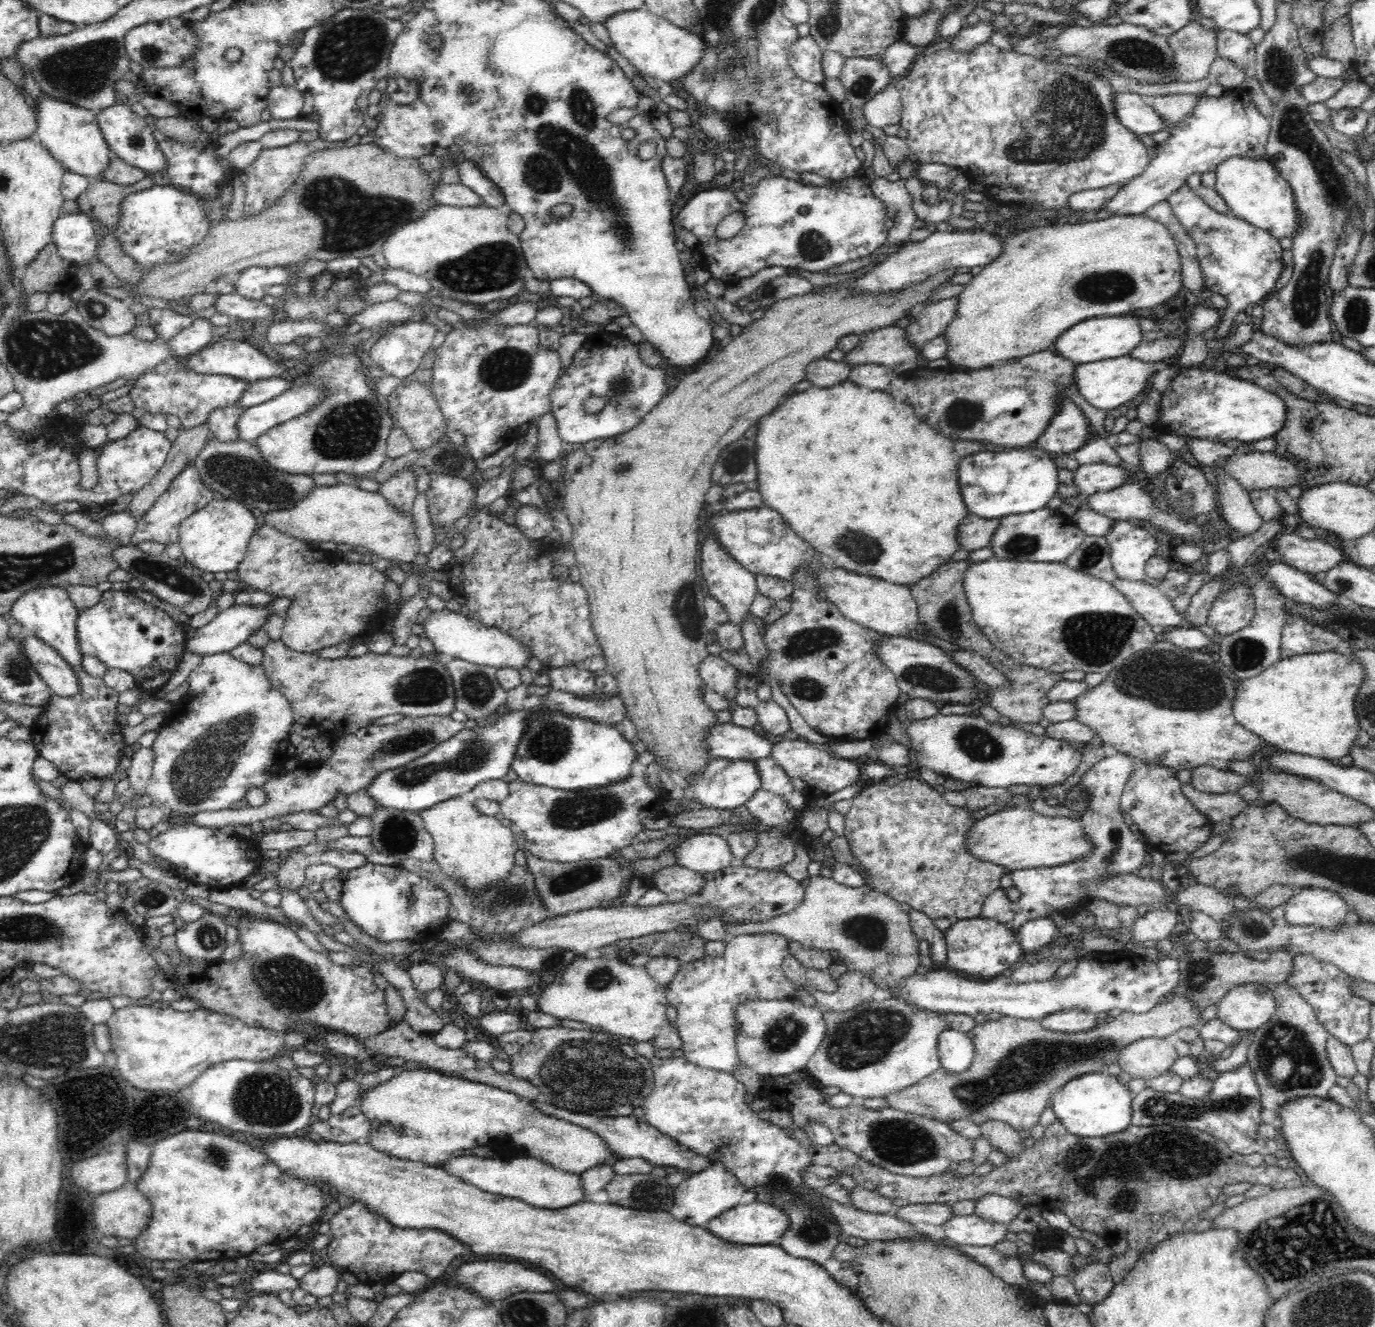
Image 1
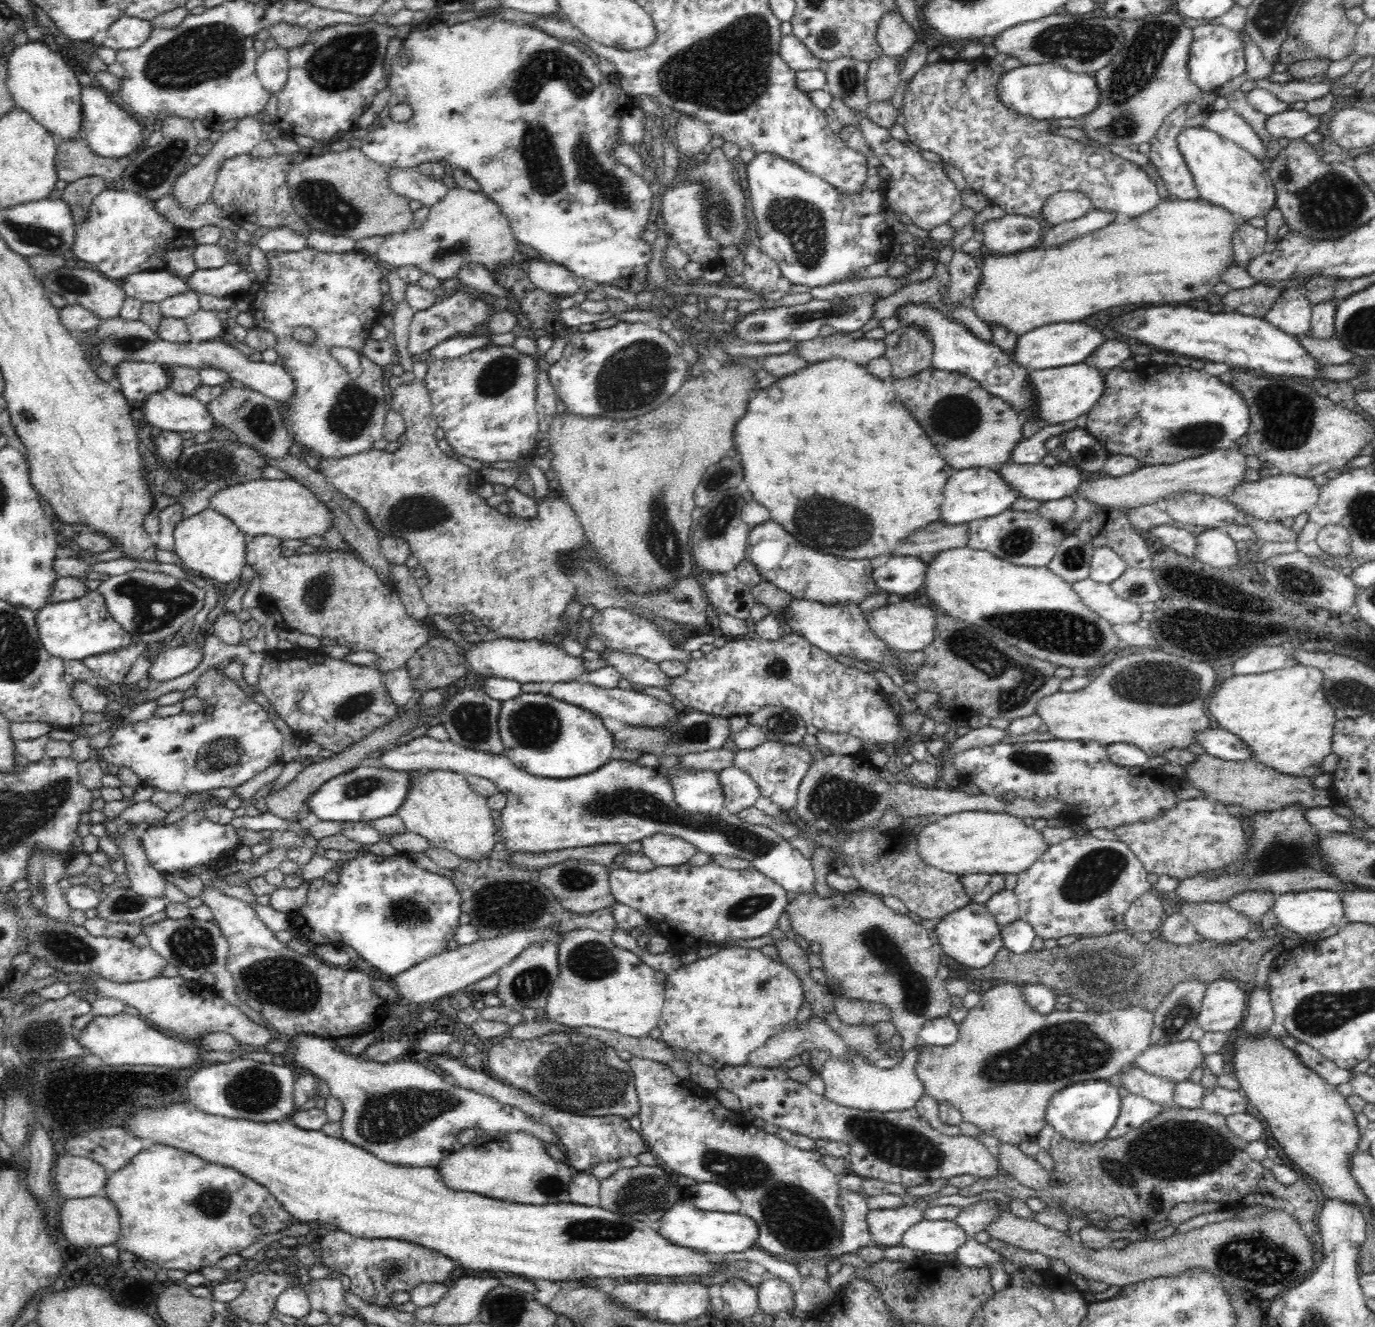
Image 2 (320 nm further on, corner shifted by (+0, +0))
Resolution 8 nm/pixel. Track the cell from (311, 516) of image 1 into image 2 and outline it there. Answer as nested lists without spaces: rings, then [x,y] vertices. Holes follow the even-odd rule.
[[[294,479],[244,481],[234,486],[222,486],[211,496],[207,508],[229,518],[247,536],[274,536],[282,540],[298,540],[324,534],[335,520],[333,511],[320,502],[316,494],[306,490]]]

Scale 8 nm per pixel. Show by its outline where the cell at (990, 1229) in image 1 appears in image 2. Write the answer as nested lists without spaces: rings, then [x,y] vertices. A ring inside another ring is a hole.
[[[921,1220],[902,1235],[900,1244],[928,1255],[951,1254],[966,1242],[967,1234],[955,1220]]]

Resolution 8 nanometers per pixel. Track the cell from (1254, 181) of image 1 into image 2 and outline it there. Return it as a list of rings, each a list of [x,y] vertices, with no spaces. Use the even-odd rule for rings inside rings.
[[[1184,128],[1178,134],[1178,148],[1188,164],[1200,199],[1221,206],[1245,221],[1266,216],[1276,204],[1275,186],[1263,162],[1234,142],[1206,128]]]

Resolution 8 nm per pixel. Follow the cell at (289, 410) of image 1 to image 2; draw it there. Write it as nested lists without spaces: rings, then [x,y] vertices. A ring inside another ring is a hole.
[[[170,387],[156,391],[144,399],[140,412],[145,418],[146,426],[172,432],[209,432],[215,420],[207,404],[192,395],[178,394]]]

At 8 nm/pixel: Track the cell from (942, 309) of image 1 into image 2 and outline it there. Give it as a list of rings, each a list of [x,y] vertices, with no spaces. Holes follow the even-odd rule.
[[[902,325],[883,339],[887,346],[883,355],[891,362],[892,380],[906,379],[932,367],[933,344],[921,327]]]

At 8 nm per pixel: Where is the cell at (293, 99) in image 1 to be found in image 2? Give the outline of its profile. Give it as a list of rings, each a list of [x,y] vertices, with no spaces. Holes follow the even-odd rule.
[[[282,47],[266,49],[255,64],[258,78],[269,95],[280,94],[289,73],[288,57]]]

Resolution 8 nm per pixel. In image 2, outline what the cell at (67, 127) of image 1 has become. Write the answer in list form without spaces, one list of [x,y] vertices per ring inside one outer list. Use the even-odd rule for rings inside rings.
[[[27,41],[15,46],[7,61],[7,87],[16,107],[24,110],[35,122],[46,128],[47,133],[58,135],[64,142],[73,141],[82,134],[82,86],[76,72],[66,60],[39,41]]]

